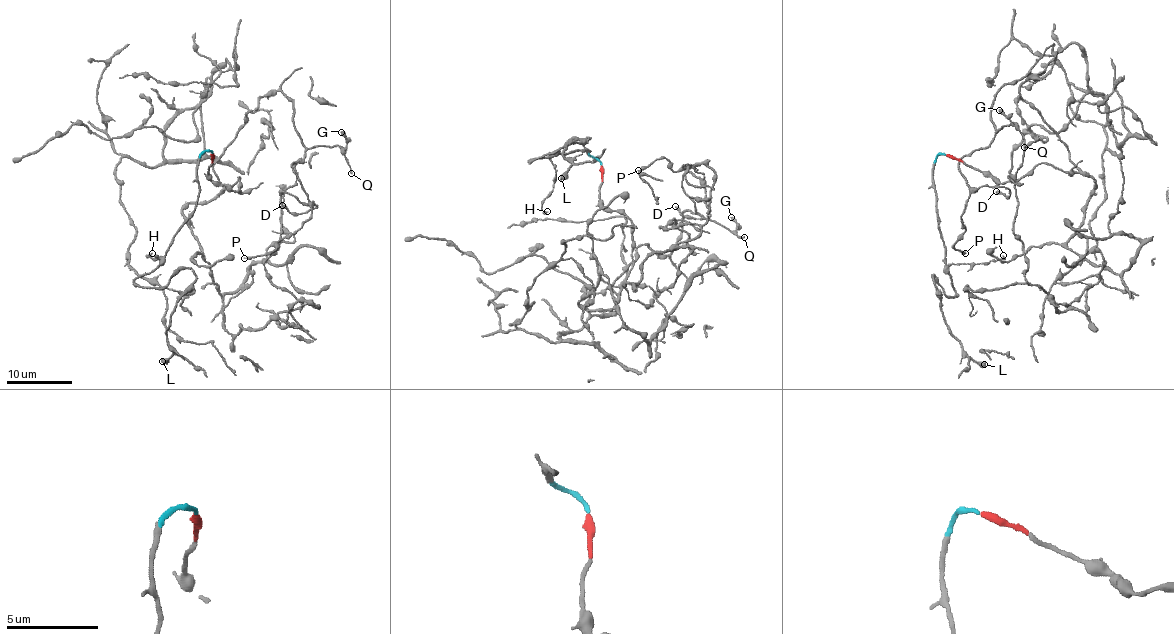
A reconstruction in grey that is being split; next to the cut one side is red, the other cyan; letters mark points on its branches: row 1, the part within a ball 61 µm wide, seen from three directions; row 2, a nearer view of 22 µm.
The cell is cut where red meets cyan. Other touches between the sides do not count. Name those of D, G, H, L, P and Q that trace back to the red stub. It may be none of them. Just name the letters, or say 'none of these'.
D, G, P, Q

